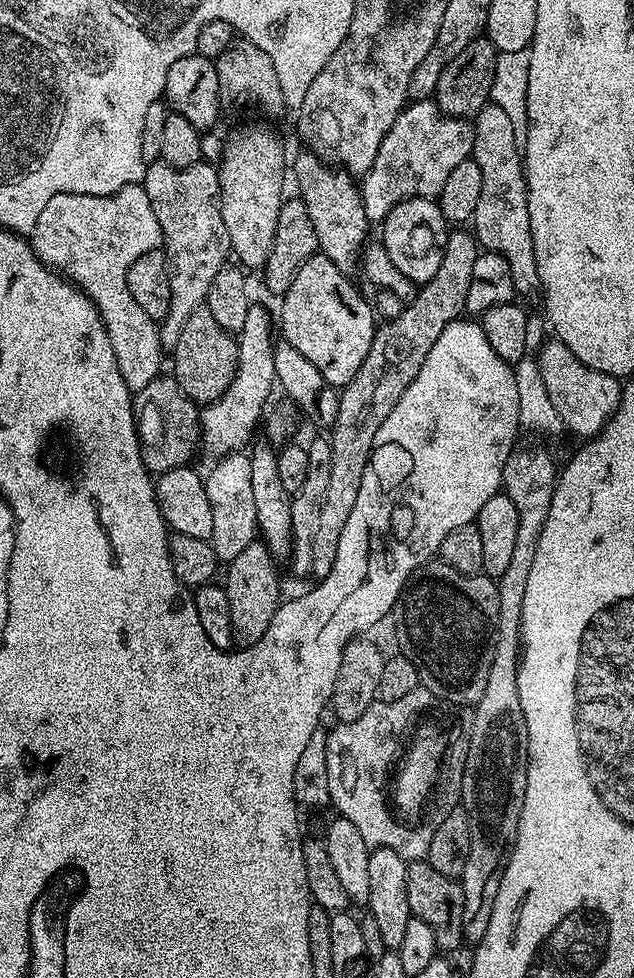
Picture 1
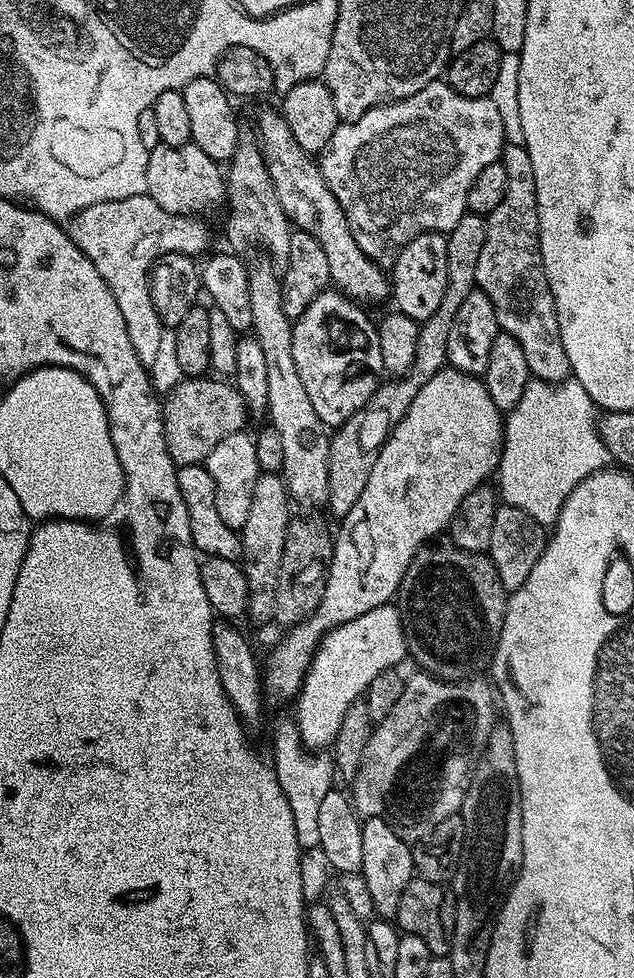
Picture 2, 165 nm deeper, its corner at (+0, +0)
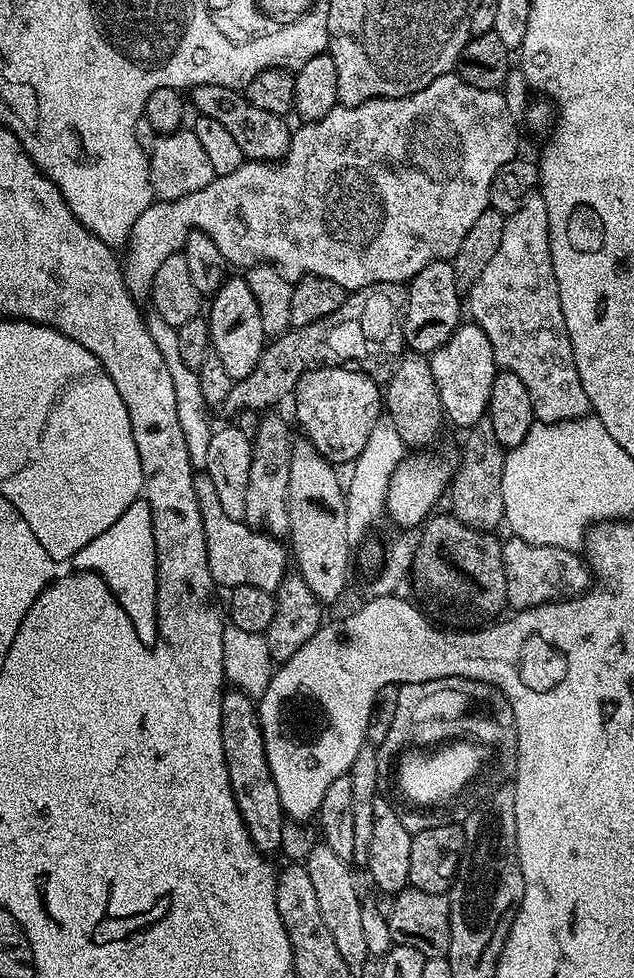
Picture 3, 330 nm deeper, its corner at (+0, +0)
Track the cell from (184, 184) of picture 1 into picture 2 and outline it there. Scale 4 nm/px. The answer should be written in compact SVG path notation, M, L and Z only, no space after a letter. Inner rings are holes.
M160 143L153 152L148 153L146 195L167 212L181 212L183 216L204 214L207 208L212 208L219 200L221 203L225 199L226 176L220 168L217 160L198 150L194 143L182 146L166 146Z

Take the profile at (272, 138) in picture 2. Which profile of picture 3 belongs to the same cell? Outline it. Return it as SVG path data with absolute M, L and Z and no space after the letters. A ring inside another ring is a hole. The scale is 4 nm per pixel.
M198 84L191 89L190 104L197 108L195 111L199 115L210 116L222 122L226 131L238 141L238 147L249 161L280 162L287 157L288 144L292 140L292 132L287 124L289 121L278 114L270 114L270 110L254 106L237 89L217 84Z

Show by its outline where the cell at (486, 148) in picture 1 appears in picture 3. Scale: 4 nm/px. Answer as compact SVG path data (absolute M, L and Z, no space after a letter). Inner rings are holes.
M539 191L530 193L522 202L522 206L518 206L515 214L505 219L504 229L502 230L502 246L498 246L498 251L494 253L494 258L490 258L486 270L482 270L482 278L478 278L472 283L472 287L467 289L466 308L467 311L468 308L472 311L471 319L486 334L486 338L490 338L497 365L499 365L503 371L518 374L518 378L522 378L522 384L526 386L526 390L530 390L530 402L532 403L532 410L537 421L546 424L564 423L567 420L576 420L589 415L590 405L586 394L582 390L582 382L578 378L578 366L574 362L574 350L570 342L570 334L566 330L566 318L562 314L560 291L558 290L558 282L554 274L554 262L552 261L552 251L550 250L550 226L548 225L546 202Z

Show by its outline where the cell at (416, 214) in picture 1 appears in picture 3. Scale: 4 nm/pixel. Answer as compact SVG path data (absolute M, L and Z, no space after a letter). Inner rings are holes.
M446 260L430 262L407 281L406 291L407 301L403 310L405 345L413 353L437 352L462 323L462 292L456 286L451 263Z

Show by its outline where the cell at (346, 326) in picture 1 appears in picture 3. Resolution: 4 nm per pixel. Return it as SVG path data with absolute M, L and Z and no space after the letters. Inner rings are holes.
M316 367L308 369L301 378L298 391L294 396L296 420L304 427L303 435L312 441L312 444L329 463L335 466L341 466L341 464L348 466L362 454L374 424L382 415L382 388L374 381L376 380L368 372L363 376L356 376L349 375L348 372L319 371Z

